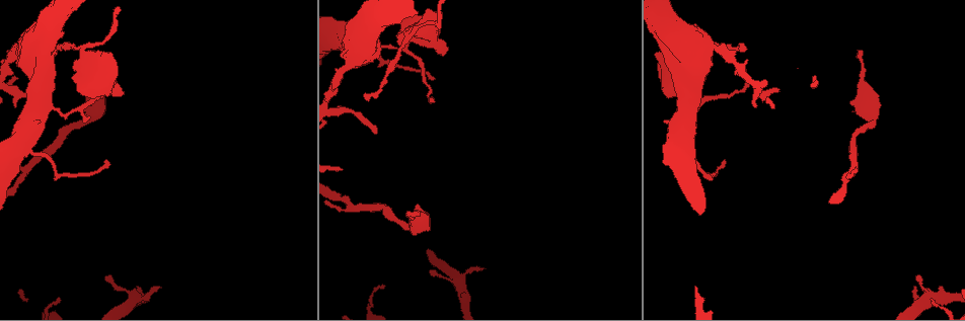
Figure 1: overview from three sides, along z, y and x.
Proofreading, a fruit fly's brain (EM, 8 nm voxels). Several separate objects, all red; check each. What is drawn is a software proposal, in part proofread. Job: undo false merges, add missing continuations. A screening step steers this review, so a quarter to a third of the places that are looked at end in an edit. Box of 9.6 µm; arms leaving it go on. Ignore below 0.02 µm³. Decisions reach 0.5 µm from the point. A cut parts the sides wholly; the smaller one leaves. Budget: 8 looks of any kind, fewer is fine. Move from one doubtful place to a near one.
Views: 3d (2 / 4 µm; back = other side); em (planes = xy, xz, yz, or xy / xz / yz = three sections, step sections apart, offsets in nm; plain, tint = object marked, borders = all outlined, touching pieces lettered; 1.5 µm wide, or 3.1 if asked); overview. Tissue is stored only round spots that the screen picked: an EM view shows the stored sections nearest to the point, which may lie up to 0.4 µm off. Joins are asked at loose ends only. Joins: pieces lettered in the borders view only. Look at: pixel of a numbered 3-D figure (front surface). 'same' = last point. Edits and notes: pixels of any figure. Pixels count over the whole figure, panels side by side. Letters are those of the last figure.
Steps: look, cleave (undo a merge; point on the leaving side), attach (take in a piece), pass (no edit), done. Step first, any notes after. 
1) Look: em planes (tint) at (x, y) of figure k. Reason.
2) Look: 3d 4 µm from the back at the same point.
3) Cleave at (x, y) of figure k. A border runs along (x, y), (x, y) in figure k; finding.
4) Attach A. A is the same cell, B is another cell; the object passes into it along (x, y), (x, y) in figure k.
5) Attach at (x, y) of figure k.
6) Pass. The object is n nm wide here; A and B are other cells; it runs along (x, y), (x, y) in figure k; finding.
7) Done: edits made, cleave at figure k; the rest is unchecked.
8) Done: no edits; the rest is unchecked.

Look: em planes (borders) at (422, 26) of figure 1. Calibre changes.

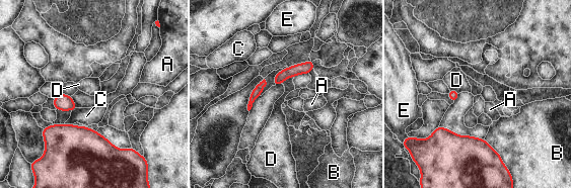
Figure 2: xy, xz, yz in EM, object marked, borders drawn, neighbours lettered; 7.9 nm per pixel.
Pass. The longest contact is with B, 190 nm; A, B, C, D and E are other cells; it runs along (310, 63), (284, 74), (276, 82) in figure 2; one neuron here.

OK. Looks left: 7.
Look: em planes (borders) at (340, 68) of figure 1. Narrows sharply.

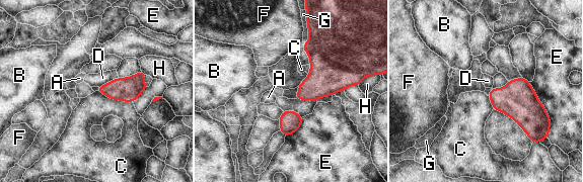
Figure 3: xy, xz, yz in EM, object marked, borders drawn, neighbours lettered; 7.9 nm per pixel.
Pass. A, B, C, D, E, F, G and H are other cells; a border runs along (95, 91), (132, 102) in figure 3; all the same neuron.

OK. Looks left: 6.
Look: em planes (borders) at (36, 120) of figure 1. Stops while still wide.

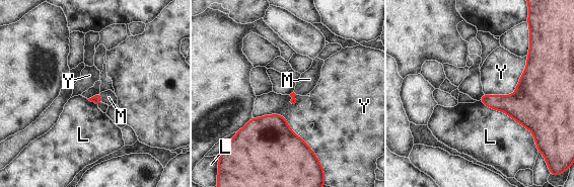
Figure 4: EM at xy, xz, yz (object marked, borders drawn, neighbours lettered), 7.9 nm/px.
Attach at (109, 97) of figure 4. M is the same cell, L and Y are other cells; the object passes into it along (96, 99), (100, 98), (109, 97) in figure 4; it goes on there.

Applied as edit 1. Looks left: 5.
Look: overview.

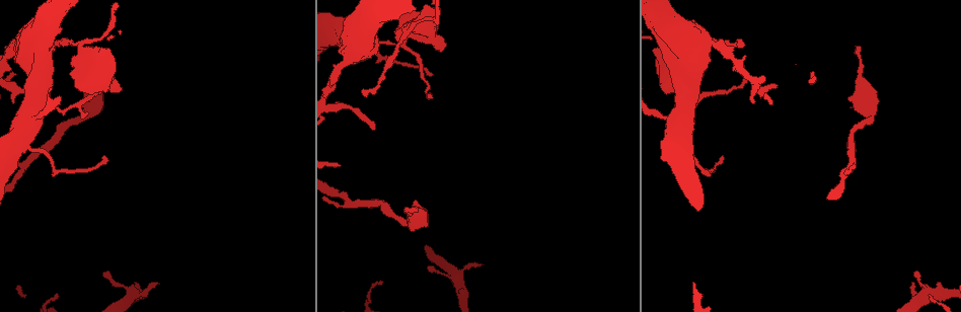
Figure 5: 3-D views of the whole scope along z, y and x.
Look: em planes (borders) at (417, 210) of figure 5. An open end.

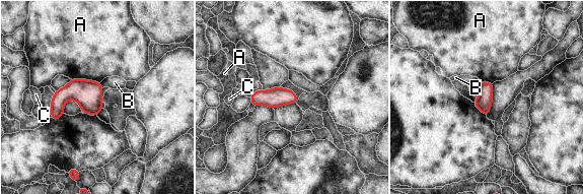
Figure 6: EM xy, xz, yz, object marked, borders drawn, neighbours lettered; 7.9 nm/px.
Pass. A, B and C are other cells; no lettered piece goes on from it.

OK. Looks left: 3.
Done: edits made, attach at figure 4; the rest is unchecked.

